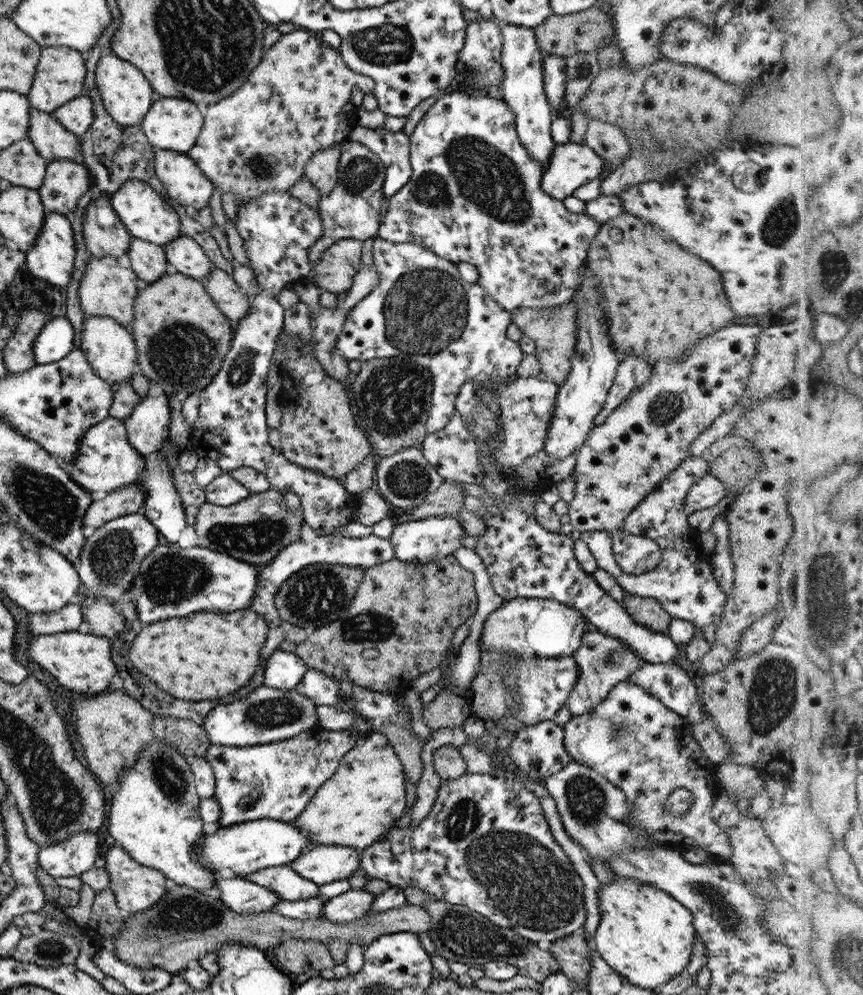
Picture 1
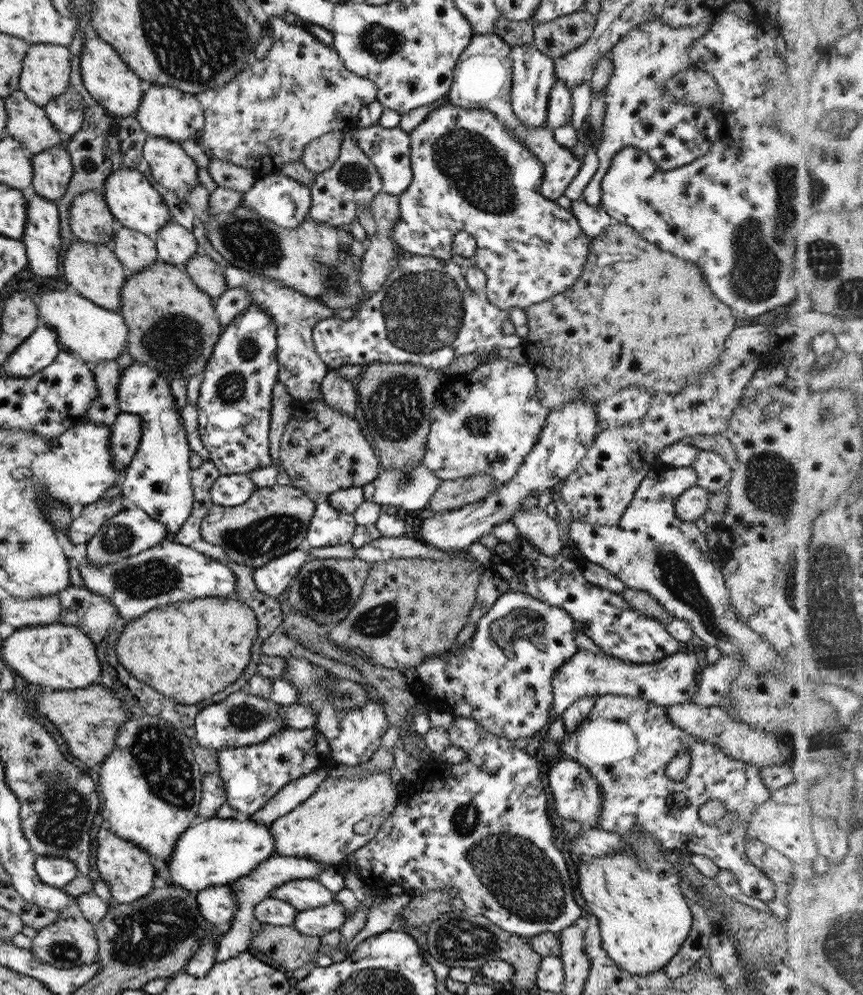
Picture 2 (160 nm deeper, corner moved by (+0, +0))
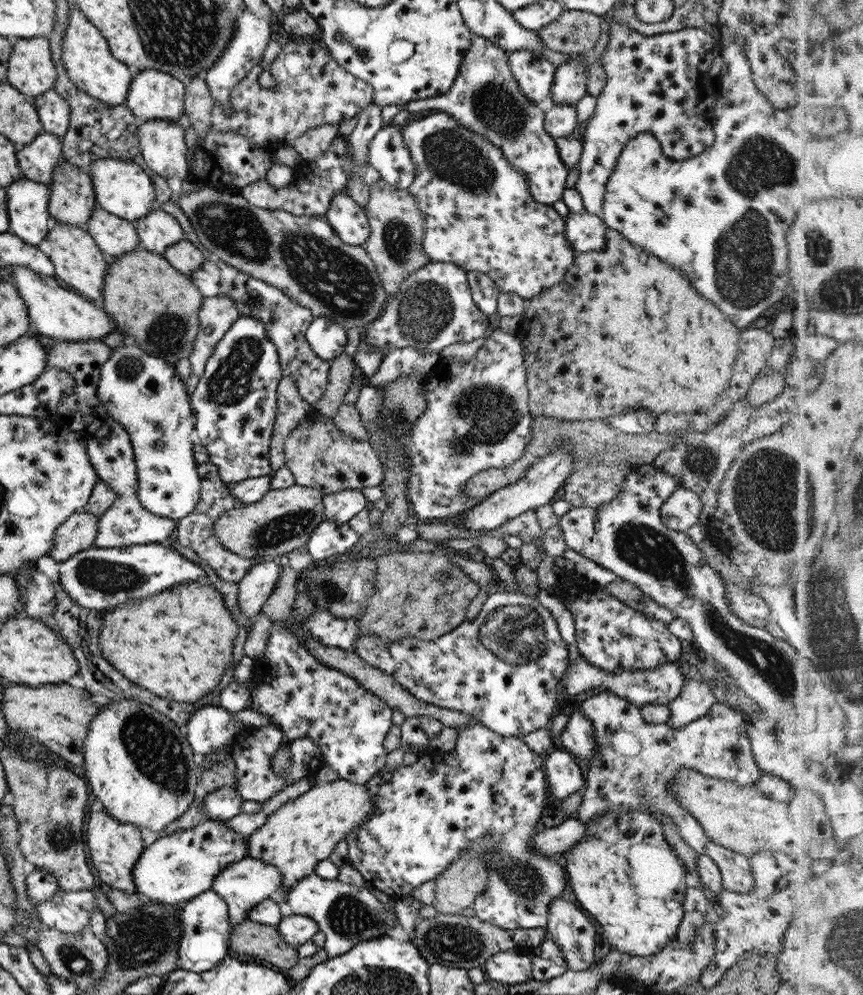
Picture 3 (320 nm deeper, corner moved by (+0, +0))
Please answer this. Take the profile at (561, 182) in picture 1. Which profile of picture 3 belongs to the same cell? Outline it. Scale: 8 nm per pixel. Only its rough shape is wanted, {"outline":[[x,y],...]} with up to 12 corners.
{"outline":[[473,36],[447,92],[382,107],[445,112],[525,174],[535,202],[568,171],[508,52]]}

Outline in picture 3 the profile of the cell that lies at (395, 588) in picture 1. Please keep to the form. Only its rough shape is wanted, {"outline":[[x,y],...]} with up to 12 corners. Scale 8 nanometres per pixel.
{"outline":[[380,552],[352,619],[384,643],[432,641],[481,589],[447,555]]}

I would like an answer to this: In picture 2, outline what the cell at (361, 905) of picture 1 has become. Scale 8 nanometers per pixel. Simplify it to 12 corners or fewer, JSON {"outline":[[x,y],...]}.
{"outline":[[340,902],[299,911],[291,927],[319,938],[338,930],[346,914]]}

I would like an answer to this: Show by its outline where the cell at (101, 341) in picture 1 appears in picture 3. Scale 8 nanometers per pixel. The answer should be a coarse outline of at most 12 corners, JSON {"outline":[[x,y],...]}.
{"outline":[[9,265],[38,336],[102,340],[101,305],[52,277]]}

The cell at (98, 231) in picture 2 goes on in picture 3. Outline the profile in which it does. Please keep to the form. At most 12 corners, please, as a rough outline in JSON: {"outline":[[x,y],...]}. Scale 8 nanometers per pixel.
{"outline":[[61,158],[47,187],[52,221],[84,228],[90,175]]}

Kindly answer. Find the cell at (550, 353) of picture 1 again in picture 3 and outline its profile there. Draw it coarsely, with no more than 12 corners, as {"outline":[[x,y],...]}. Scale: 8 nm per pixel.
{"outline":[[607,229],[525,303],[529,412],[704,412],[738,329]]}

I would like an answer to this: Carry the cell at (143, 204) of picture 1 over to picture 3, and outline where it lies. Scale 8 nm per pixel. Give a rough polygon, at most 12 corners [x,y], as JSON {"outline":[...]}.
{"outline":[[90,164],[97,206],[133,224],[157,209],[138,164]]}

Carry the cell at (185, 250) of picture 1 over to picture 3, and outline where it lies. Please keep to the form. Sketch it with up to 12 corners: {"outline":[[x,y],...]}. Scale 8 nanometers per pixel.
{"outline":[[160,209],[133,222],[141,248],[163,256],[184,239]]}

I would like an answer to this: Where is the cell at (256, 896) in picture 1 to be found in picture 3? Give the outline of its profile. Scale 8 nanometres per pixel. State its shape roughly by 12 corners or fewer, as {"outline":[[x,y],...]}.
{"outline":[[211,889],[176,912],[178,969],[207,972],[229,955],[230,924]]}

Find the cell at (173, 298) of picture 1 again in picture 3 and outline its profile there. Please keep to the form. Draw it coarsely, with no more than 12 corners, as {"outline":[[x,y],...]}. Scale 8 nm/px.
{"outline":[[160,254],[108,259],[102,309],[141,350],[188,358],[203,296]]}

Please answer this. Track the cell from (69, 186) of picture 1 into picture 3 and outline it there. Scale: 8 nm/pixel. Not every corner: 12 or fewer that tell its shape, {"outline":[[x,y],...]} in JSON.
{"outline":[[37,133],[15,154],[25,179],[49,186],[60,136]]}

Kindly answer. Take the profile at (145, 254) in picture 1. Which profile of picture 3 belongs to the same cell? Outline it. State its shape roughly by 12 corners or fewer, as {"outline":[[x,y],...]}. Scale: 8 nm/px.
{"outline":[[99,206],[83,226],[105,258],[141,248],[134,225]]}

